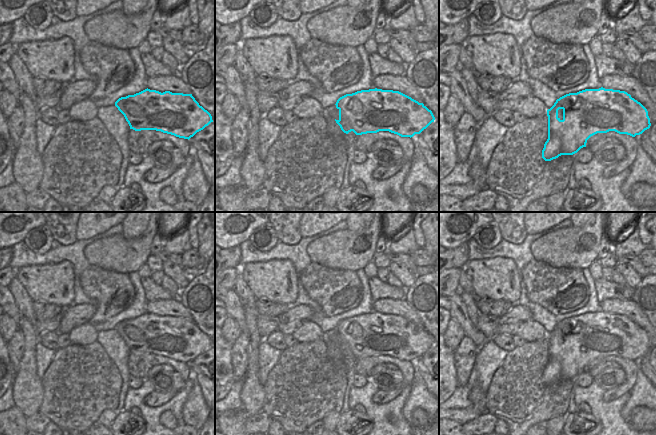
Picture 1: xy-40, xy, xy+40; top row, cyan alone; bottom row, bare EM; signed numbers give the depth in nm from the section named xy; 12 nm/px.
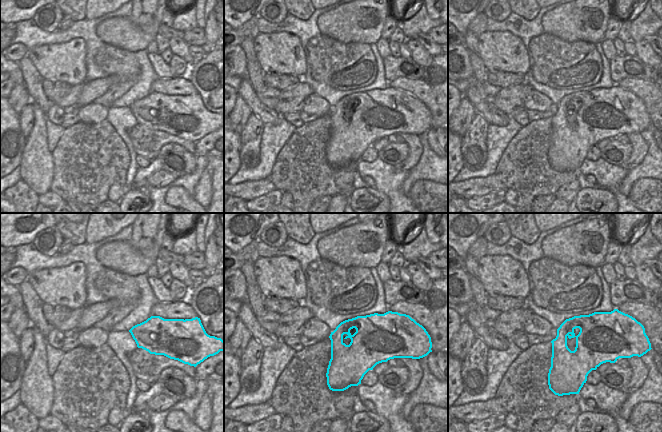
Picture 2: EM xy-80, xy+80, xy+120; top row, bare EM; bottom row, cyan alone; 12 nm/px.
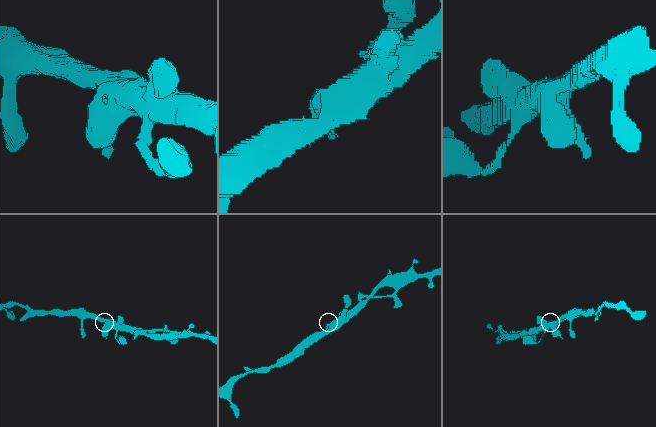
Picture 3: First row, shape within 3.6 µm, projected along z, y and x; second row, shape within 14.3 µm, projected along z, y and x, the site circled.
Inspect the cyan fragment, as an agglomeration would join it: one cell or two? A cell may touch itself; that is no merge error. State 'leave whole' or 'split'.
leave whole

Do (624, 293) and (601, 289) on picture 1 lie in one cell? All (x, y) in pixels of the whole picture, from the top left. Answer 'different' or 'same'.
same

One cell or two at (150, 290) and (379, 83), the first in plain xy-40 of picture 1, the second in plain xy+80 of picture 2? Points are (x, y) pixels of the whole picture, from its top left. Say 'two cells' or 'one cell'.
two cells

